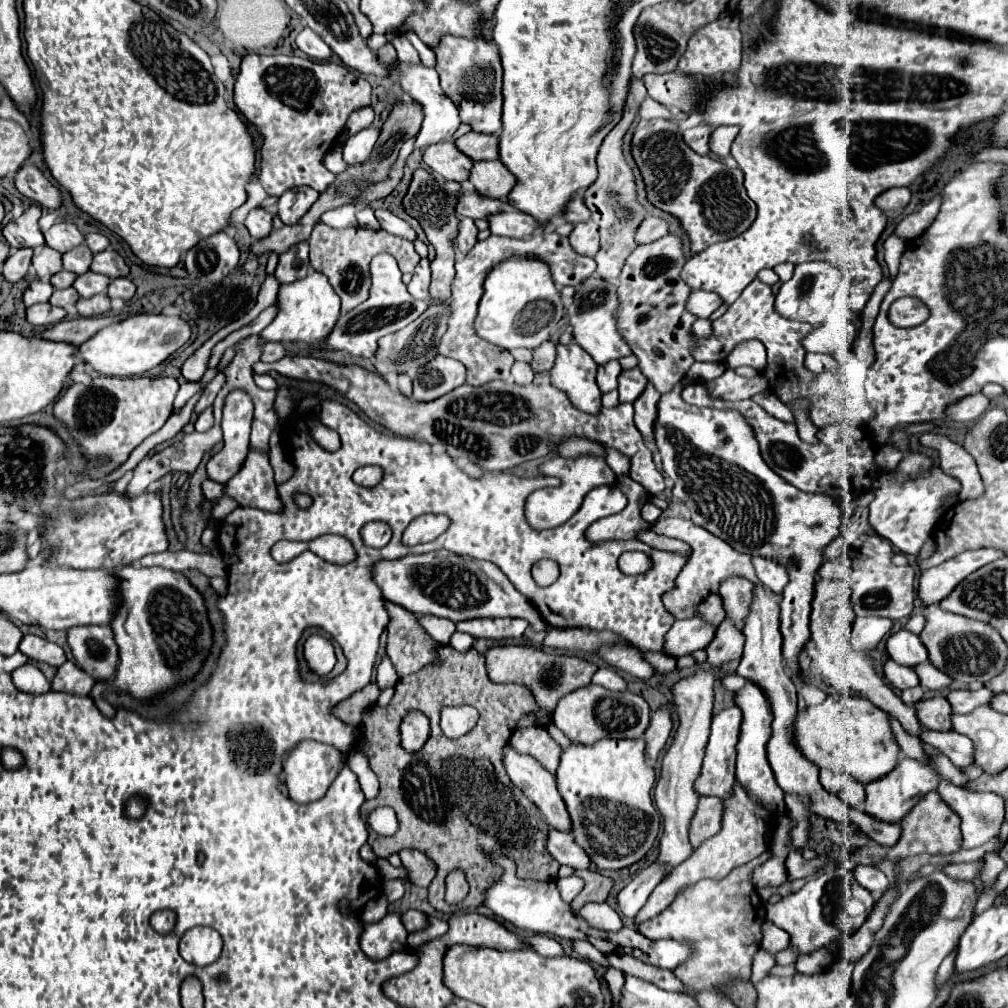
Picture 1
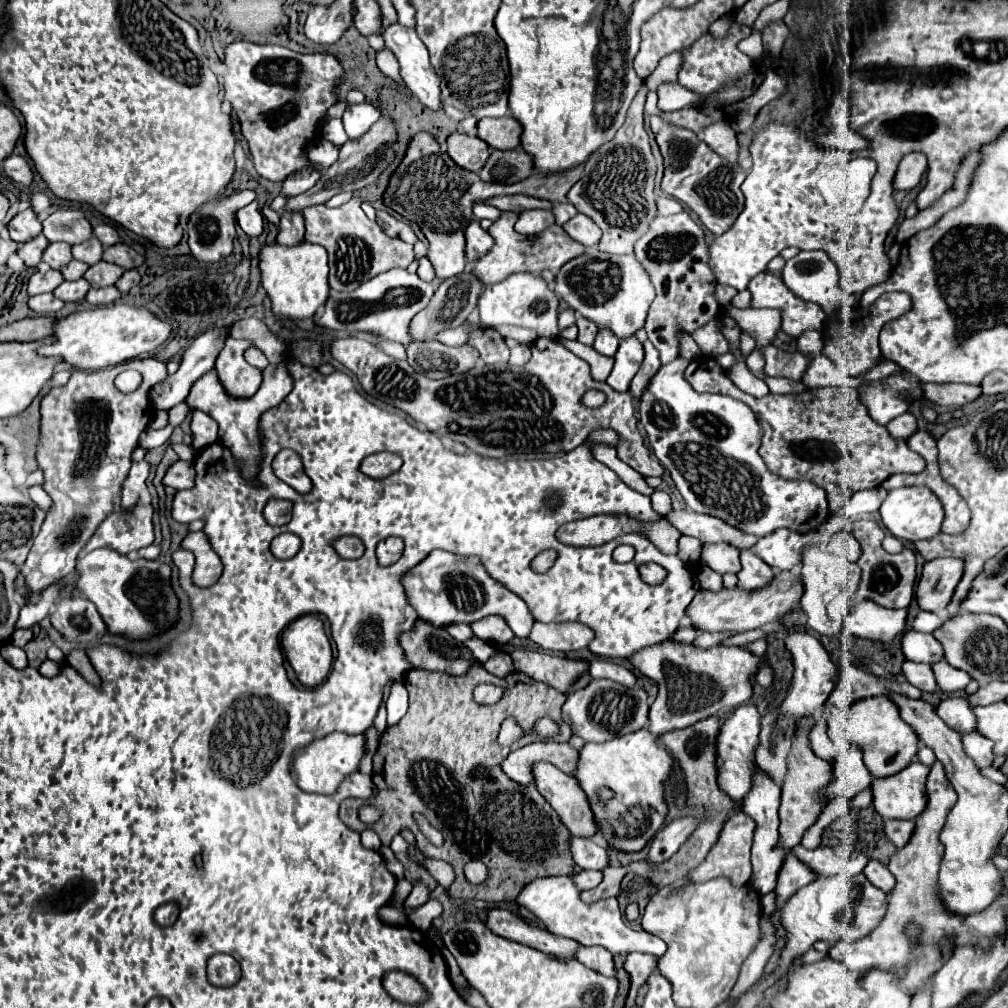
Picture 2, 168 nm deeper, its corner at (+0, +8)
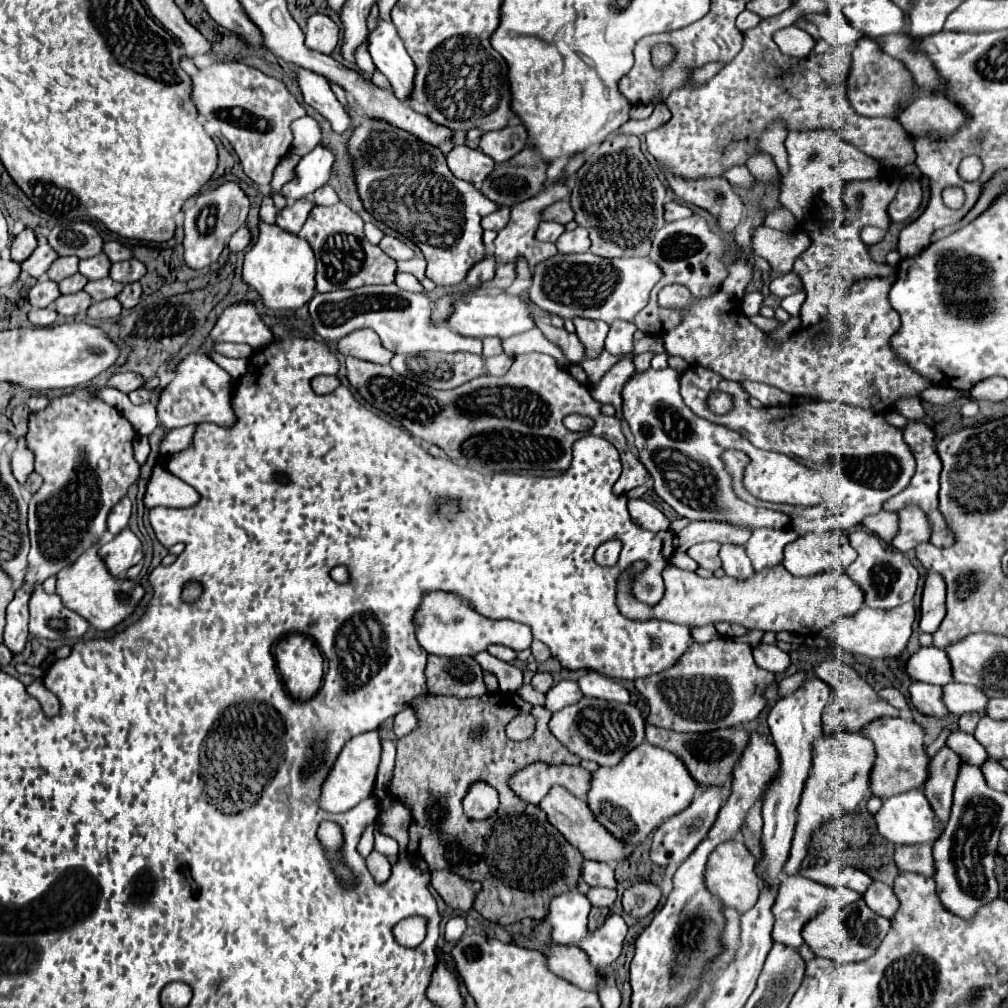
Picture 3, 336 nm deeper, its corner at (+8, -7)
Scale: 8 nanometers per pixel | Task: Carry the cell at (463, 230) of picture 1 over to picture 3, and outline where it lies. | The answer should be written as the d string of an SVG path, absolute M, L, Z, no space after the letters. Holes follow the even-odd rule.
M485 257L485 259L477 261L477 263L469 269L465 281L467 281L471 287L477 287L477 285L481 285L483 281L487 281L487 279L493 277L495 267L497 267L495 259L493 259L493 257Z

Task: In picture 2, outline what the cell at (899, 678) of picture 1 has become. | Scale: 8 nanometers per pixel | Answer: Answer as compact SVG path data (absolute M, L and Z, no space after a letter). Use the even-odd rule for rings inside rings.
M905 662L903 664L903 674L907 676L907 680L917 686L923 692L937 692L939 686L935 682L933 670L929 664L917 664L917 662Z

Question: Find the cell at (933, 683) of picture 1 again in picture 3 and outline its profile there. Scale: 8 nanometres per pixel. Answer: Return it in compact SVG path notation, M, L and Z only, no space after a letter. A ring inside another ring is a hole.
M949 683L943 687L943 703L953 715L963 715L969 711L985 711L987 697L975 685L963 683Z

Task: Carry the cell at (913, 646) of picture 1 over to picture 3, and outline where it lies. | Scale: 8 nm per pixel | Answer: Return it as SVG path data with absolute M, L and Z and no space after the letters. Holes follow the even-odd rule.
M921 647L909 657L905 669L913 681L933 683L941 687L953 681L947 653L937 647Z

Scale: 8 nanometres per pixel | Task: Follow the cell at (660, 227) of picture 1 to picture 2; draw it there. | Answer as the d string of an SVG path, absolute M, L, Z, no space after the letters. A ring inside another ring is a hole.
M659 196L657 198L657 210L659 210L659 216L669 216L669 214L681 212L683 206L671 196Z

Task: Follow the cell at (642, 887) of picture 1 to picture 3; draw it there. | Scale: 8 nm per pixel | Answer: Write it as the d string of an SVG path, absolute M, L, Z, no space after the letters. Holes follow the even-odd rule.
M711 787L711 789L703 791L685 811L681 811L677 815L673 815L671 819L667 819L655 831L653 845L651 845L651 861L661 865L661 867L667 867L669 863L679 863L681 865L695 851L699 841L705 839L711 825L715 823L715 817L719 813L721 805L727 801L727 797L729 797L729 787Z

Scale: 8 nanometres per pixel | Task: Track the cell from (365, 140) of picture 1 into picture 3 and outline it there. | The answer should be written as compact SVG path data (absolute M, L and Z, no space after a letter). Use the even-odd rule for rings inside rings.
M293 67L293 71L297 73L297 81L299 81L299 87L303 91L303 99L307 101L307 105L319 111L331 123L335 133L343 135L345 131L349 131L353 127L353 119L333 95L329 81L325 81L321 75L307 71L307 69Z

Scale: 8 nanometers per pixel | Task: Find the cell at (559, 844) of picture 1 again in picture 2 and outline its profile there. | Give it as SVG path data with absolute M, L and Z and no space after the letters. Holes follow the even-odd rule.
M571 838L571 852L575 864L583 870L603 870L609 866L607 848L595 838Z

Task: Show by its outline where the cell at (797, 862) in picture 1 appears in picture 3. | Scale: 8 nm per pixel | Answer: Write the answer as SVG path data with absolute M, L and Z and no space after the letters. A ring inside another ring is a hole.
M829 861L825 865L815 865L815 867L803 867L799 869L799 875L827 887L849 887L861 895L867 891L867 887L873 881L867 873L855 867L843 865L839 861Z

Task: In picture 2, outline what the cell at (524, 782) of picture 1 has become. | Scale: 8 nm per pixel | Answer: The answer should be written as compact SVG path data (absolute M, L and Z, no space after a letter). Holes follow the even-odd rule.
M537 762L535 786L555 808L555 812L561 816L561 822L569 828L573 836L593 838L599 832L589 800L581 790L577 778L567 776L549 762Z

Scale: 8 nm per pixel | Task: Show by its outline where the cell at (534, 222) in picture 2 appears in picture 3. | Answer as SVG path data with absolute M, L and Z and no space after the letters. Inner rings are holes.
M545 221L545 223L541 223L539 229L537 229L537 239L539 239L539 241L551 241L551 243L555 243L563 231L565 231L563 225L553 223L553 221Z

